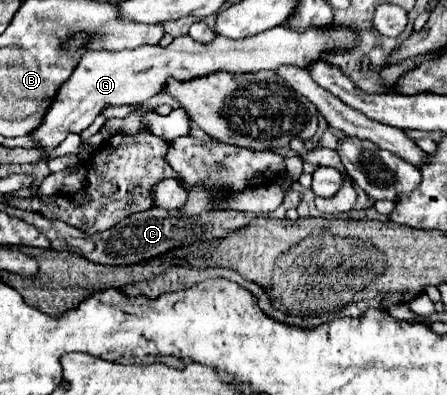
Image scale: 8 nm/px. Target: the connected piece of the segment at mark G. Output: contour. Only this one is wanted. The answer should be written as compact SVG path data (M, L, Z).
M333 24L329 28L309 28L305 32L297 32L289 26L277 26L241 40L217 34L207 44L201 44L191 36L179 36L167 48L139 46L135 50L121 52L87 52L83 56L83 62L79 62L79 68L75 68L71 80L67 80L67 84L59 88L55 104L43 118L43 128L37 128L35 132L31 132L31 136L39 140L43 150L51 150L59 146L67 138L67 134L79 134L81 130L85 130L103 108L121 104L143 104L155 94L159 94L171 78L187 82L219 70L243 74L259 70L277 70L279 66L307 68L309 64L323 60L329 54L335 54L339 50L353 50L355 46L357 30L353 30L351 26Z

